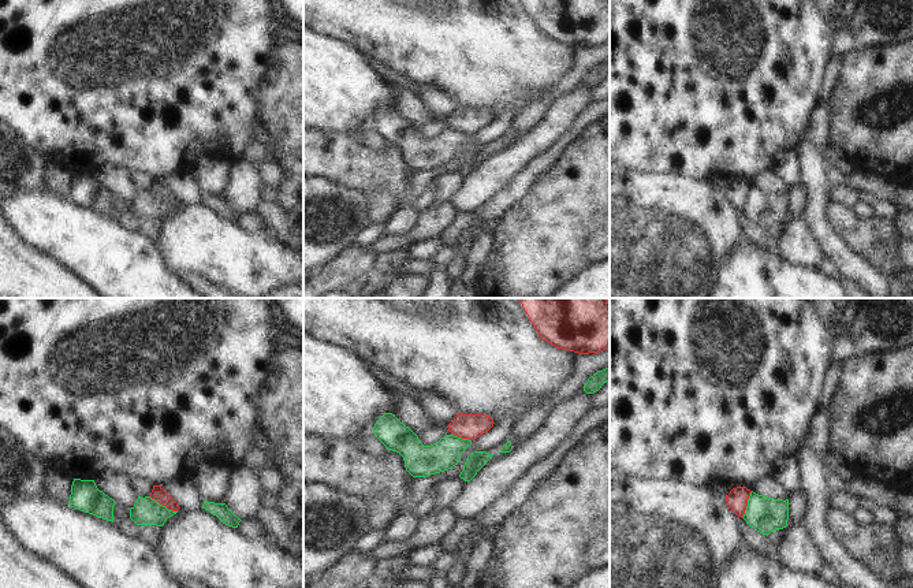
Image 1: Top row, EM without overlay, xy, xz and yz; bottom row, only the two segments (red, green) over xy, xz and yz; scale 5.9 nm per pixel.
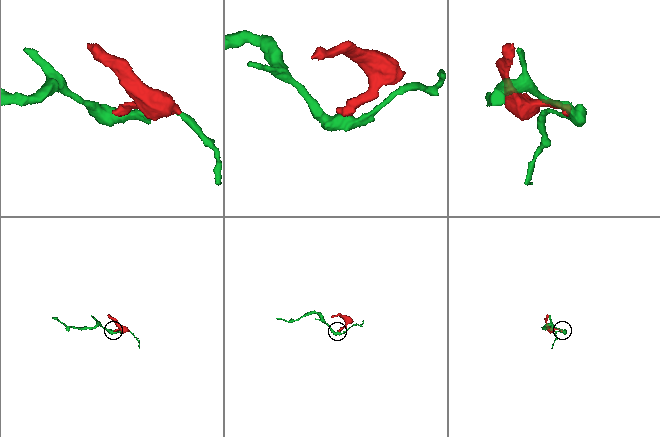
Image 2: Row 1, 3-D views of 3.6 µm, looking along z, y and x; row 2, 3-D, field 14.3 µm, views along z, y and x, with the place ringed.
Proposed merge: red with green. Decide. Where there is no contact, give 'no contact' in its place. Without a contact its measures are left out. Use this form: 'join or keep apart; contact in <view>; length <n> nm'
keep apart; contact in xy; length 190 nm

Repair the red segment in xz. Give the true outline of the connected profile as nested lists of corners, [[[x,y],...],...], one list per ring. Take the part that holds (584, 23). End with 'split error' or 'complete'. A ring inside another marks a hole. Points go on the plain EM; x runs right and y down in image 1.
[[[522,0],[543,34],[580,48],[610,41],[610,0]]] | complete

